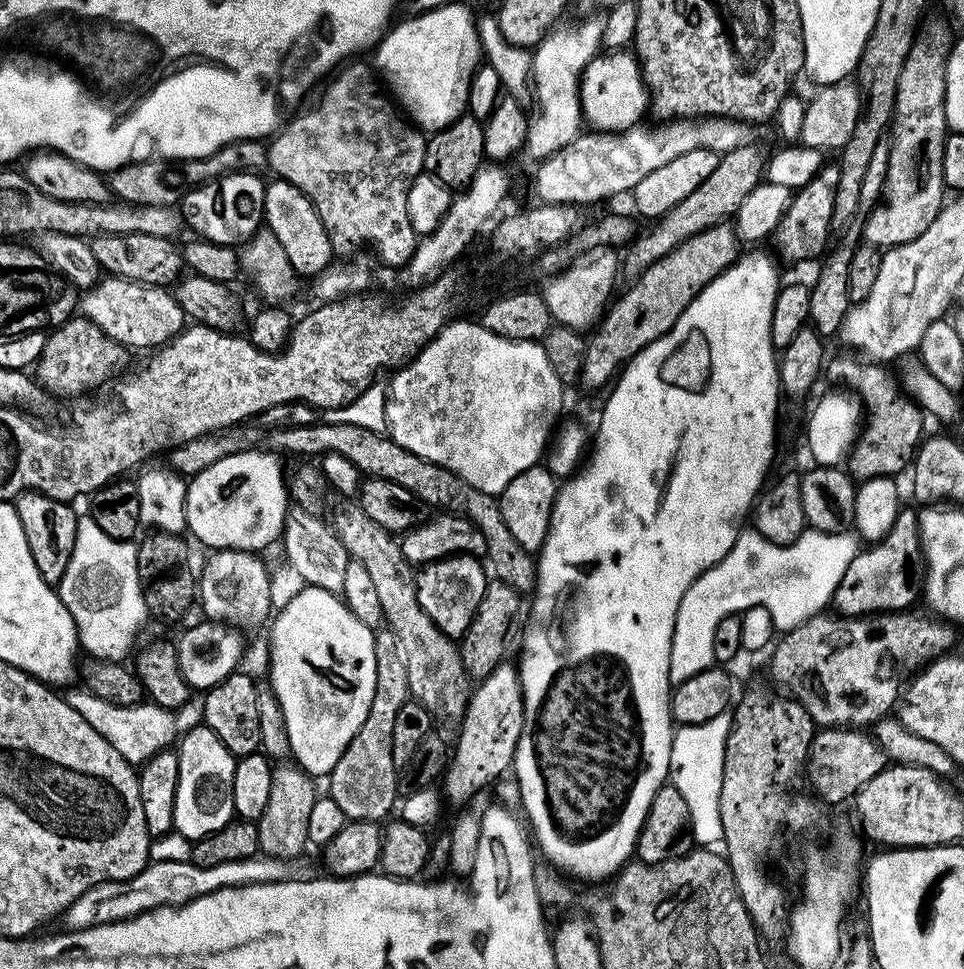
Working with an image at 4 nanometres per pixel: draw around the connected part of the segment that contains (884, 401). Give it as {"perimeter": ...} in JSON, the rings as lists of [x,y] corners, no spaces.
{"perimeter":[[[848,355],[836,356],[833,360],[831,357],[826,364],[826,376],[828,372],[829,378],[836,383],[833,385],[855,393],[866,413],[856,443],[846,457],[846,471],[856,482],[899,477],[899,472],[913,463],[922,443],[925,413],[916,400],[905,393],[897,377],[887,372],[888,368],[883,363],[867,358],[855,360],[855,355]]]}

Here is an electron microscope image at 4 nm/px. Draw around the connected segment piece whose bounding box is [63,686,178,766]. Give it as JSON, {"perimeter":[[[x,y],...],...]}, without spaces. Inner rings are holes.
{"perimeter":[[[76,686],[69,687],[63,693],[63,698],[94,730],[98,730],[126,758],[126,762],[133,766],[143,765],[151,758],[157,756],[160,752],[171,749],[177,743],[178,731],[176,732],[177,713],[170,708],[163,708],[151,702],[141,702],[135,704],[133,708],[119,708],[113,704],[105,704],[102,698],[98,698],[92,692],[81,690],[79,692]]]}

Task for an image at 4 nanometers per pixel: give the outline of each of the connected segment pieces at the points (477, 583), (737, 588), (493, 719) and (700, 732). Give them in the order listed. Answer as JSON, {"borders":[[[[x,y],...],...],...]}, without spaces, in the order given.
{"borders":[[[[445,556],[443,560],[425,564],[419,569],[416,578],[418,602],[426,614],[438,625],[447,636],[459,638],[470,626],[474,614],[478,610],[478,602],[482,602],[482,594],[490,579],[485,565],[475,556]]],[[[755,530],[741,531],[733,548],[714,567],[703,572],[694,581],[678,606],[670,650],[669,681],[673,685],[681,684],[686,682],[686,678],[713,667],[714,630],[718,630],[718,622],[722,622],[722,618],[743,614],[747,608],[764,608],[772,616],[773,629],[783,634],[799,626],[804,620],[823,613],[831,605],[838,582],[842,582],[842,574],[846,574],[846,566],[854,562],[856,553],[861,551],[861,548],[861,541],[851,531],[806,530],[793,544],[775,544],[757,534]]],[[[502,662],[487,678],[475,685],[474,691],[468,698],[468,709],[464,711],[463,720],[459,721],[460,737],[454,740],[454,750],[462,750],[468,756],[474,756],[476,764],[484,770],[484,774],[495,781],[504,771],[509,771],[510,765],[516,758],[516,743],[520,732],[524,729],[524,691],[520,689],[520,674],[508,662]]],[[[726,711],[710,719],[706,723],[681,725],[675,729],[670,750],[670,783],[676,787],[678,794],[686,798],[690,832],[696,835],[696,844],[700,846],[712,846],[715,840],[725,839],[726,834],[722,830],[722,818],[720,817],[720,795],[722,794],[722,770],[724,769],[725,754],[724,743],[727,742],[729,730],[732,728],[732,712]]]]}

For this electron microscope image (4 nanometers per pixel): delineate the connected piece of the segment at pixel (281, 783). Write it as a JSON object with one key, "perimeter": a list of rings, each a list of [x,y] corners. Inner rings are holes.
{"perimeter":[[[273,767],[270,778],[270,802],[262,810],[260,819],[255,821],[258,830],[260,852],[273,856],[276,860],[292,860],[308,844],[308,823],[313,823],[314,813],[318,808],[317,781],[309,776],[303,768]]]}

